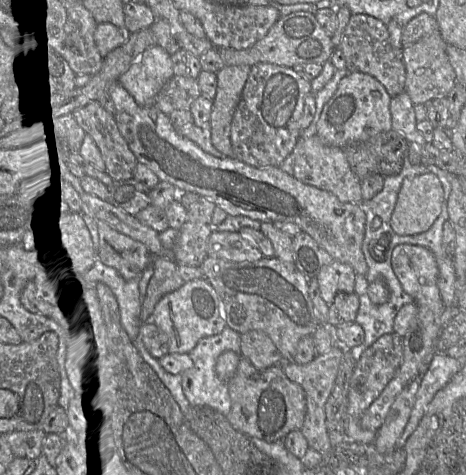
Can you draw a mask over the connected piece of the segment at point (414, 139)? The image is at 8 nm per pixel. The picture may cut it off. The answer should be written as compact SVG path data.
M406 91L392 97L390 102L392 130L402 134L409 143L417 143L421 147L428 144L417 130L418 121L415 116L414 104Z

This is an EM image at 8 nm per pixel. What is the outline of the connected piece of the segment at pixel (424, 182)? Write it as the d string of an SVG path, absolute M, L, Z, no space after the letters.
M436 174L405 179L391 216L392 229L401 236L427 231L441 213L443 199L443 186Z

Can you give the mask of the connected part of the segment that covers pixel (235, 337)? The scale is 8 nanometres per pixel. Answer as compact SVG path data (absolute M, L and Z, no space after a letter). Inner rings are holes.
M225 327L217 335L205 337L198 341L189 353L193 366L189 370L184 371L181 377L183 393L192 407L208 406L227 417L231 411L228 383L221 381L215 370L218 357L226 351L240 354L240 334L228 327Z

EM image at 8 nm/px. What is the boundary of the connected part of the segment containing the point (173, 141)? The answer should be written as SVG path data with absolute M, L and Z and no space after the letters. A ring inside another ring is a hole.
M119 81L114 82L107 94L115 107L114 119L117 127L135 155L138 163L149 168L160 180L172 184L179 192L190 192L207 198L224 210L228 216L245 216L260 222L289 222L297 225L308 234L333 260L348 264L356 274L366 275L368 267L362 252L365 235L365 213L358 204L343 203L333 194L304 184L279 167L256 168L232 157L216 158L191 140L181 136L172 125L169 117L154 103L140 106L123 88Z

